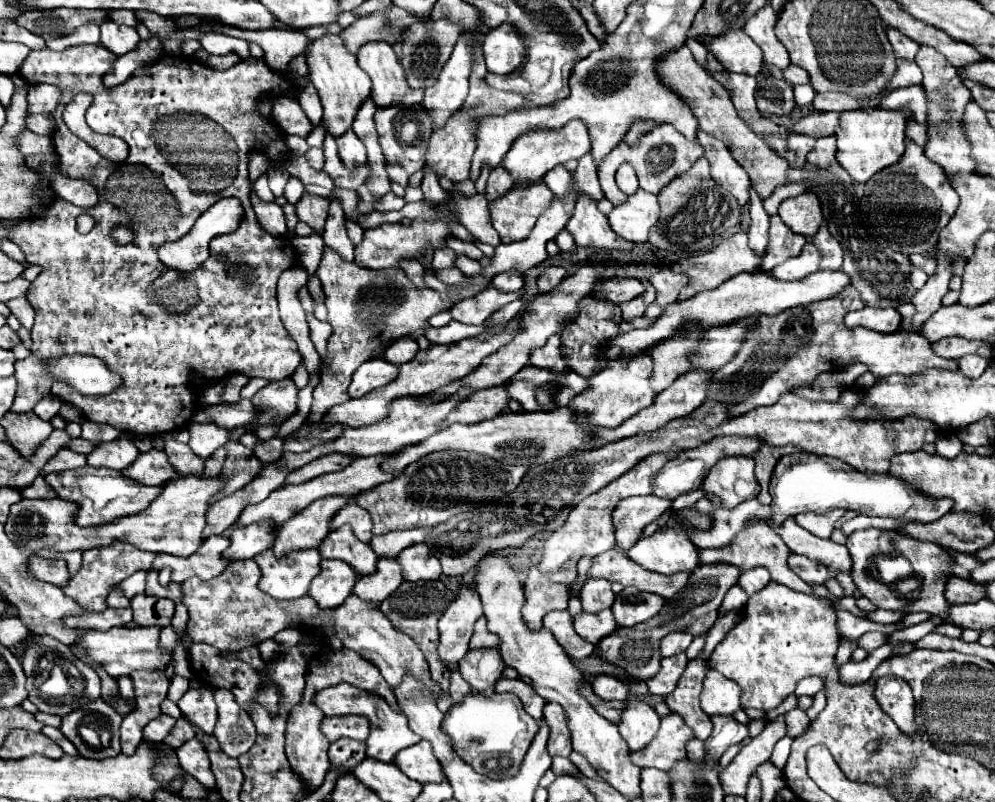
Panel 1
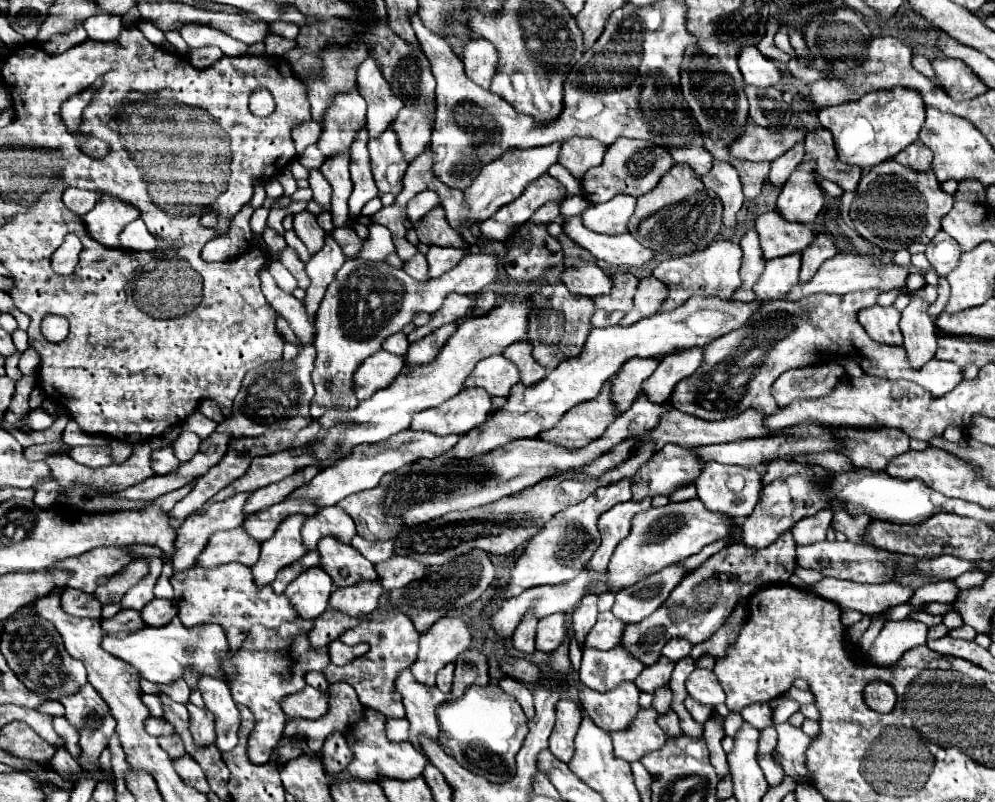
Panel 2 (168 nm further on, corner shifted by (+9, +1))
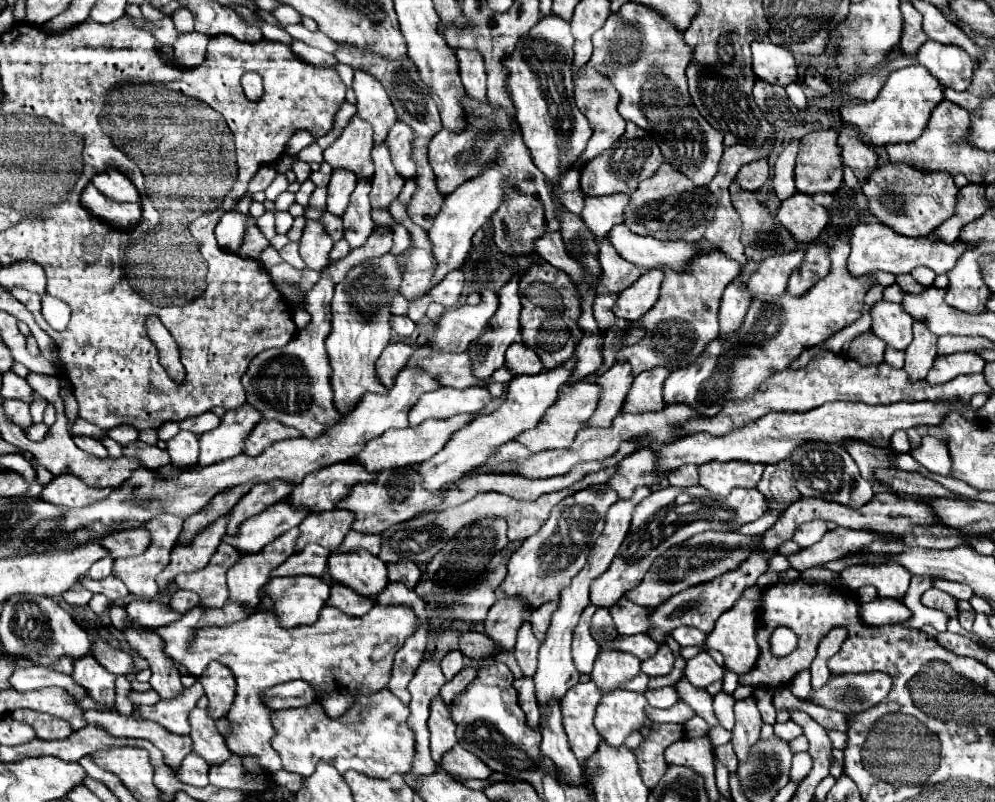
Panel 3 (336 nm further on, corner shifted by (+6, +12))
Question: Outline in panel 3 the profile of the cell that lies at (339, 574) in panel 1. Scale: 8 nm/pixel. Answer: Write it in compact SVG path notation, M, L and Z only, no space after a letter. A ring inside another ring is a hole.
M311 575L297 577L277 577L261 589L261 595L273 599L273 615L281 619L283 627L309 625L319 617L329 597L331 581Z

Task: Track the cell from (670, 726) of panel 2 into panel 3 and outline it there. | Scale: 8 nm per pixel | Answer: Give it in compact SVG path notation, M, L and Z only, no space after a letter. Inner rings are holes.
M661 687L661 689L647 689L645 691L645 697L649 699L649 705L653 707L661 707L661 709L667 709L667 707L673 707L679 697L677 697L677 691L675 687Z

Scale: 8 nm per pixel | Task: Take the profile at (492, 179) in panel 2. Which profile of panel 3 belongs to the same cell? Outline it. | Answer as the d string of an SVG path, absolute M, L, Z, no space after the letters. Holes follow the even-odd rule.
M491 165L481 177L475 177L475 179L463 183L457 191L453 191L451 195L445 197L441 213L433 221L433 227L427 231L429 241L433 245L433 257L437 261L437 269L433 273L433 285L441 283L441 279L445 279L445 275L449 271L459 269L467 261L467 255L471 251L471 237L497 211L497 207L501 203L503 185L505 185L505 181L501 181L499 167Z

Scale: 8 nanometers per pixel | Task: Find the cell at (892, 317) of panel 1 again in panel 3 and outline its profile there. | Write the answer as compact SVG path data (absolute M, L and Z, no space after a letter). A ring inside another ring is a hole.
M879 301L871 309L871 317L873 317L871 331L879 339L883 339L893 349L899 349L899 351L907 349L907 345L913 339L913 331L911 331L913 317L905 313L899 303Z

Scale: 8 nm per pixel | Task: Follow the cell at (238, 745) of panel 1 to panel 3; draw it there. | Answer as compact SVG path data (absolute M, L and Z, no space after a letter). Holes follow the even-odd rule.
M213 661L205 669L205 673L201 677L197 677L197 681L203 685L205 695L209 699L209 705L207 705L209 717L211 719L225 717L235 699L233 671L229 671L229 667L225 667L225 665Z

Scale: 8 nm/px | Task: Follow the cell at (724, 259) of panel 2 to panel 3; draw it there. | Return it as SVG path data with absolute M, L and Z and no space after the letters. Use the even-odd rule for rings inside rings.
M717 249L701 255L693 263L695 265L683 273L675 273L669 267L663 269L665 279L659 299L639 323L629 323L627 319L615 317L611 307L617 300L616 294L597 295L593 303L593 315L601 333L599 351L603 351L605 327L645 327L645 339L641 339L641 343L635 343L633 347L621 347L621 351L617 351L617 363L631 363L633 375L639 375L641 371L653 367L669 367L671 371L679 367L689 367L689 363L693 363L693 359L697 359L697 355L701 355L701 351L705 351L705 347L719 337L717 311L723 289L741 273L741 265L727 259Z

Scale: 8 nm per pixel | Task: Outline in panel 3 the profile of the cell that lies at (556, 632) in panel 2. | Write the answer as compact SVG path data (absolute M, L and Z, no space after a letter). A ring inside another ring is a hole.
M545 603L545 605L541 605L535 613L531 613L529 623L531 623L533 635L537 635L539 641L545 639L547 629L549 629L549 623L551 623L551 615L553 615L555 609L557 609L557 603Z

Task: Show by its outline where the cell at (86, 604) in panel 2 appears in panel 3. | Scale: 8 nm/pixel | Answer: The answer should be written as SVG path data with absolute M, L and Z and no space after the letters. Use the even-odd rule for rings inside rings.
M75 583L69 591L65 591L63 599L69 603L69 605L87 605L91 601L93 593L87 591L81 583Z

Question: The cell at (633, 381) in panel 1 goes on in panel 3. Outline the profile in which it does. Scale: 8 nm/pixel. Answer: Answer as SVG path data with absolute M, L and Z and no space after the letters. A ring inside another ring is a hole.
M579 381L579 383L573 383L573 385L563 385L557 403L553 403L553 407L549 407L549 411L545 411L545 419L541 419L541 423L535 429L521 433L517 437L517 441L521 445L525 445L533 453L545 451L545 449L569 447L573 443L573 439L575 439L575 433L593 415L595 407L597 407L597 399L599 399L599 387L595 383Z

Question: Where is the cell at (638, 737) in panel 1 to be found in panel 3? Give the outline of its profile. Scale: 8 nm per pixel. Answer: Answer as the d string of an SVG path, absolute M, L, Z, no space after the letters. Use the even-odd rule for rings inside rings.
M601 651L595 659L591 679L603 693L619 689L623 683L633 679L641 669L641 661L635 655L621 651Z

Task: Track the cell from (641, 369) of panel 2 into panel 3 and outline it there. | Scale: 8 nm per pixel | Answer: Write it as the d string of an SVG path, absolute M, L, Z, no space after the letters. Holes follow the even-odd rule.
M615 363L609 371L605 371L605 375L597 375L595 383L601 387L601 395L597 411L593 413L593 419L585 423L585 427L609 427L615 415L619 415L627 391L633 383L629 363Z

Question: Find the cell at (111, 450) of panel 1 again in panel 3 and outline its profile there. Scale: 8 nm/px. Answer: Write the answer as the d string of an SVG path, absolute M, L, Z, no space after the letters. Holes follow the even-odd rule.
M75 435L73 441L79 449L83 449L89 455L95 455L95 457L101 457L101 459L107 457L107 449L103 447L103 443L99 439L93 439L93 437L87 437L87 435Z

